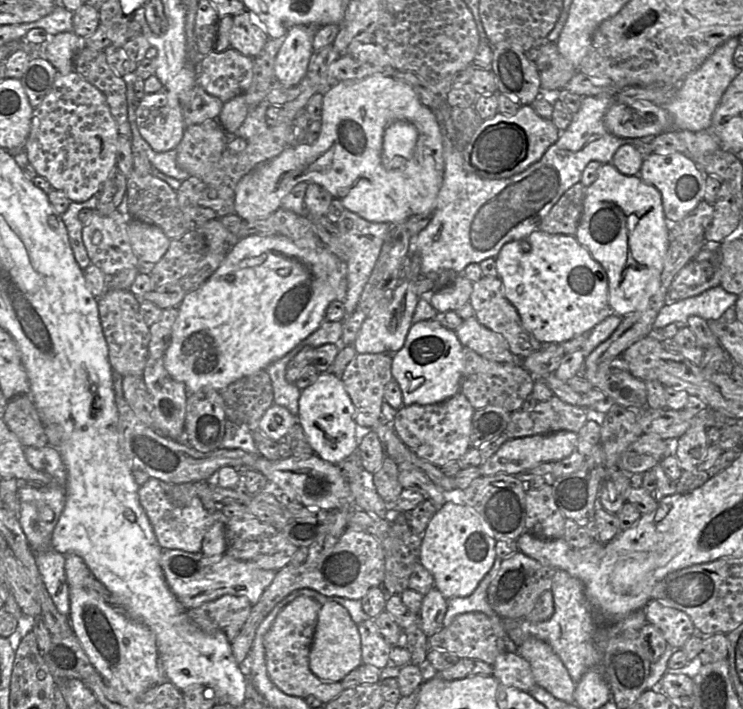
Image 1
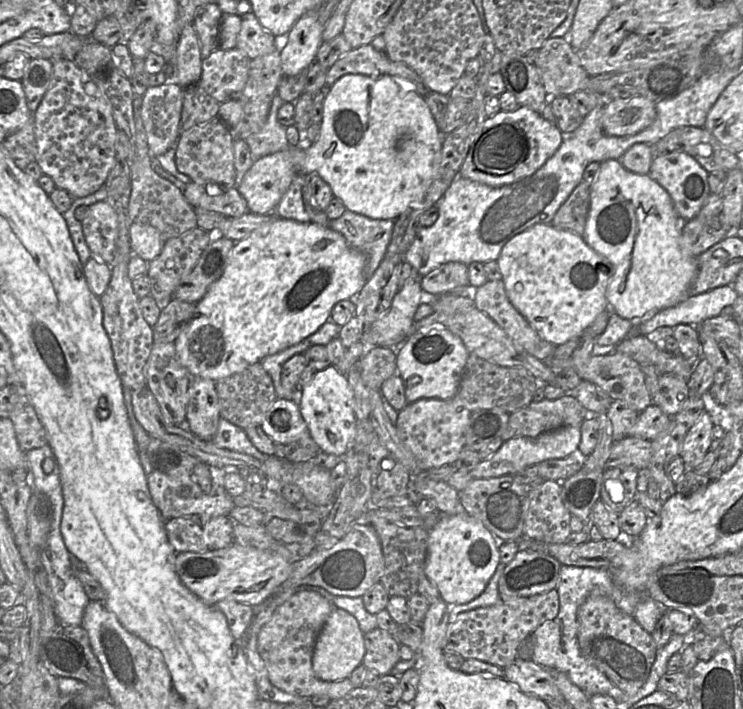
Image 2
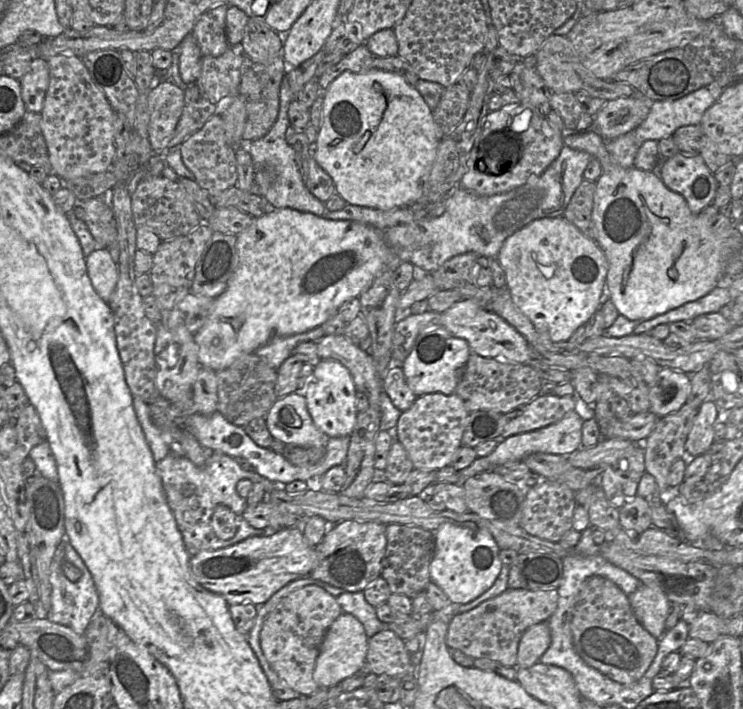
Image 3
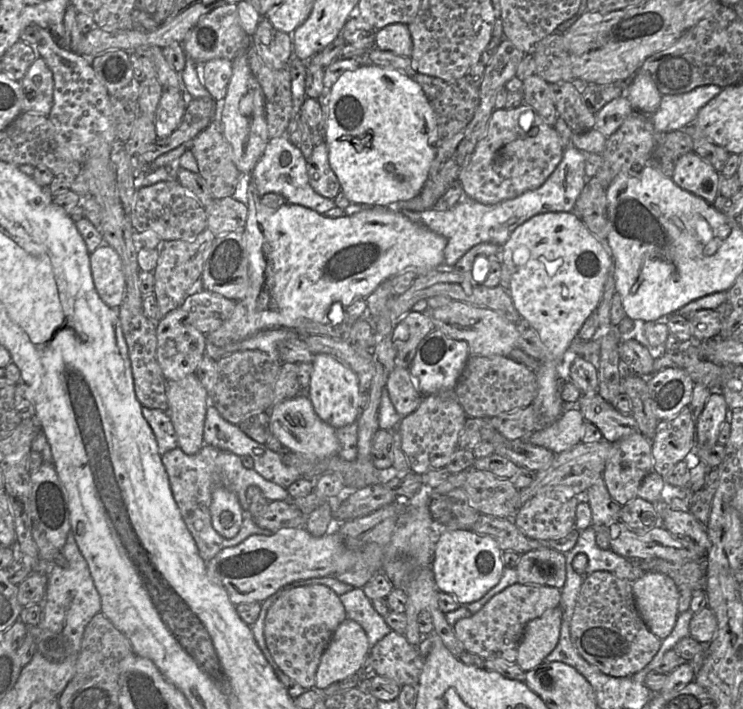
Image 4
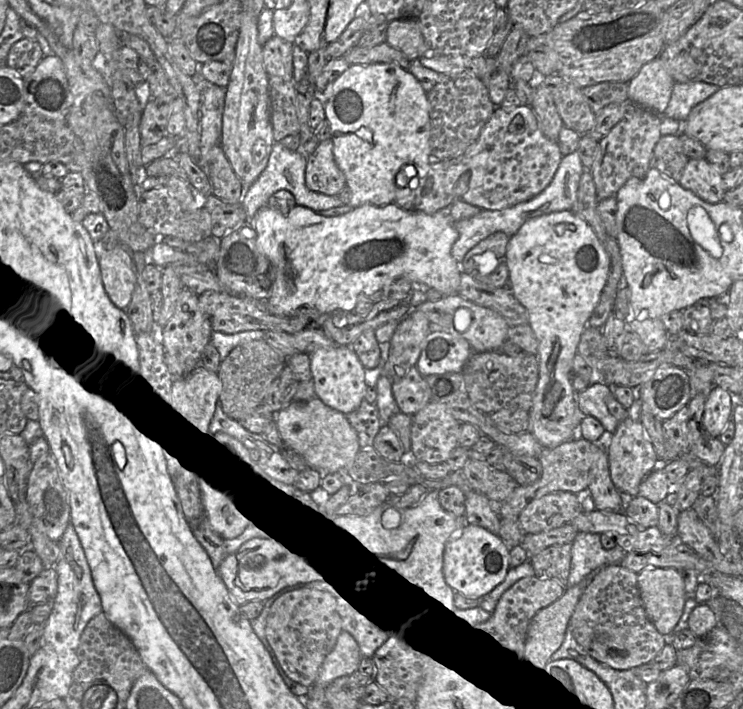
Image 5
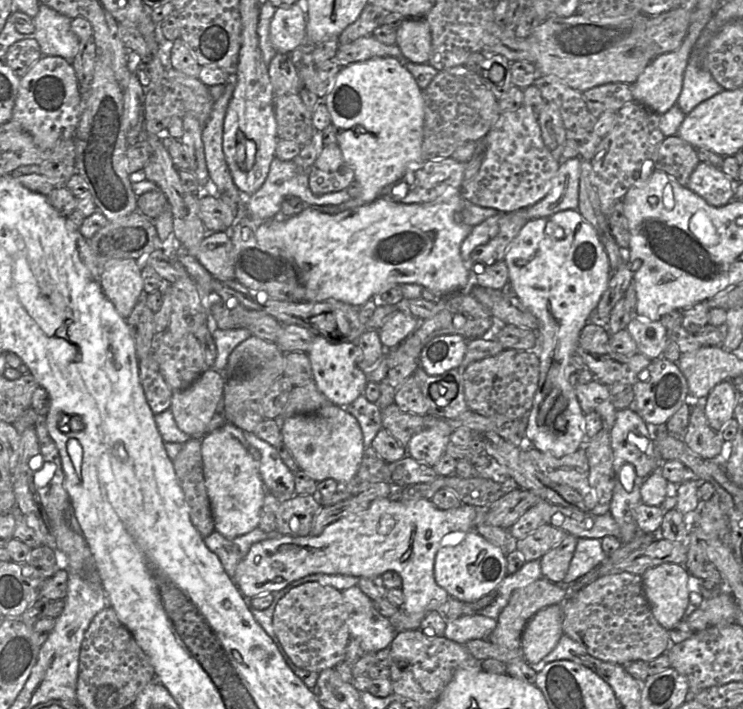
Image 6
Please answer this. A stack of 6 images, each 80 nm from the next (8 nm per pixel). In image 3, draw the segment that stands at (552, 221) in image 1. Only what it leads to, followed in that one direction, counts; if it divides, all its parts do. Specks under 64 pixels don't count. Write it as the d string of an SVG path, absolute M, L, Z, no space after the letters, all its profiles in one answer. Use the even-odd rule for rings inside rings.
M583 180L567 205L563 217L574 224L586 237L596 241L592 219L596 182Z

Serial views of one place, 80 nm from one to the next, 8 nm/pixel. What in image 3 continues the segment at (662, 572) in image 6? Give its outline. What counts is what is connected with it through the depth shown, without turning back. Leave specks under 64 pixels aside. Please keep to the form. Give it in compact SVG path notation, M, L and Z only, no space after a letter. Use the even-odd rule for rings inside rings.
M641 584L629 595L631 608L642 626L656 639L665 633L665 621L671 603L659 588Z

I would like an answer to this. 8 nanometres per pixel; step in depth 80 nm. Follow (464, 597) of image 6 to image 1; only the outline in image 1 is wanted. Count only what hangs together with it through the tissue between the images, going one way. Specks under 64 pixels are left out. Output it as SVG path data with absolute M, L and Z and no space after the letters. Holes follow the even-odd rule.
M452 498L446 501L446 503L442 505L440 508L438 508L437 512L429 522L424 534L422 535L420 562L433 576L434 587L436 587L446 599L467 597L474 592L474 590L477 588L481 580L484 578L484 576L488 573L488 571L493 566L494 561L497 557L495 545L496 545L496 540L489 534L489 528L483 522L480 515L473 508L467 506L459 499Z

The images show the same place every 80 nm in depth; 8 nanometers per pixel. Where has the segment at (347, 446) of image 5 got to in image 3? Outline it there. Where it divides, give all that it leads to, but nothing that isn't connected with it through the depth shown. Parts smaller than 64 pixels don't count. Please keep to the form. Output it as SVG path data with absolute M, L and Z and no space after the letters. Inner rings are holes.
M291 393L277 398L265 420L272 437L286 445L325 446L329 439L315 426L301 394Z

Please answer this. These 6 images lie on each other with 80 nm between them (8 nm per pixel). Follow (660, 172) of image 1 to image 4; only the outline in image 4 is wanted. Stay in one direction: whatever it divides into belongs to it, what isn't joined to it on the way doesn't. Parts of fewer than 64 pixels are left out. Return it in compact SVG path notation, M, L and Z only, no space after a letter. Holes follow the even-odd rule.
M694 152L677 158L672 180L707 203L713 204L719 195L720 173Z

